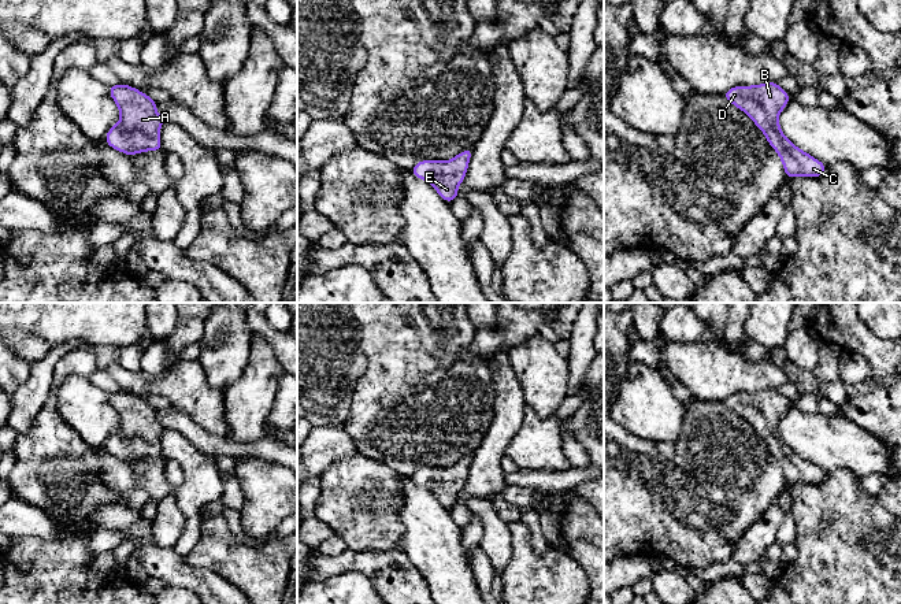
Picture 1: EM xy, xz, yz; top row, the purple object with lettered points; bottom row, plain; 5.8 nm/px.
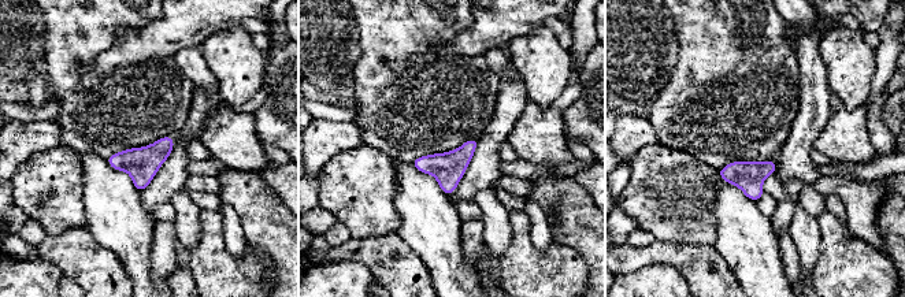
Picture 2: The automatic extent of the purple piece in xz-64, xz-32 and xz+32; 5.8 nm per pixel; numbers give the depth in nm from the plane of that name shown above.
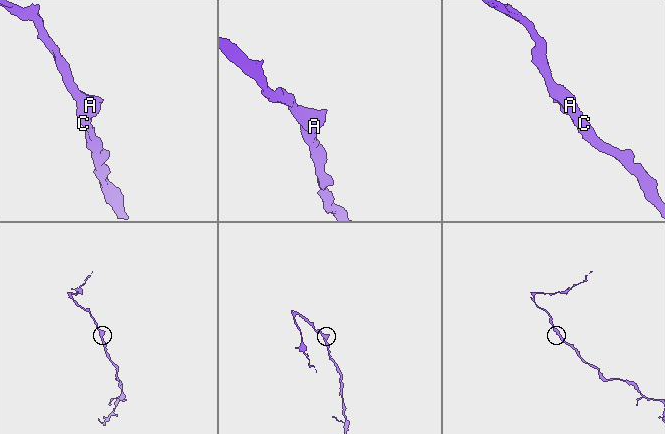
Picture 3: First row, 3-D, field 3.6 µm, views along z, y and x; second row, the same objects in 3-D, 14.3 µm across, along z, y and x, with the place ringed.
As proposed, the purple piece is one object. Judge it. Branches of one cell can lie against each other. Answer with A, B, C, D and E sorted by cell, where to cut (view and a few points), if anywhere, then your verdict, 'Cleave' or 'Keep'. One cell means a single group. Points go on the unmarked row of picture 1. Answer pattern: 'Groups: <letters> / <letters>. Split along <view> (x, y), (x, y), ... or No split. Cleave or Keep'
Groups: A B C D E. No split. Keep

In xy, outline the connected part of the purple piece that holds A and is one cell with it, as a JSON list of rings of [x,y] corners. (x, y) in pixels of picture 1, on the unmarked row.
[[[126,390],[108,397],[119,415],[120,427],[105,441],[107,451],[125,462],[160,457],[159,437],[164,426],[157,420],[156,410]]]

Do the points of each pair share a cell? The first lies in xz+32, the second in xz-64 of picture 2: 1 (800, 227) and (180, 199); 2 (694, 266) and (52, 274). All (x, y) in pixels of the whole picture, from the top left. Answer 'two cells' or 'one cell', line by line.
1: one cell
2: two cells

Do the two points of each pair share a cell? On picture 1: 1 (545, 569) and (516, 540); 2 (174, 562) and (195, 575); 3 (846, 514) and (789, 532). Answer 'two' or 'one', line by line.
1: one
2: one
3: two

